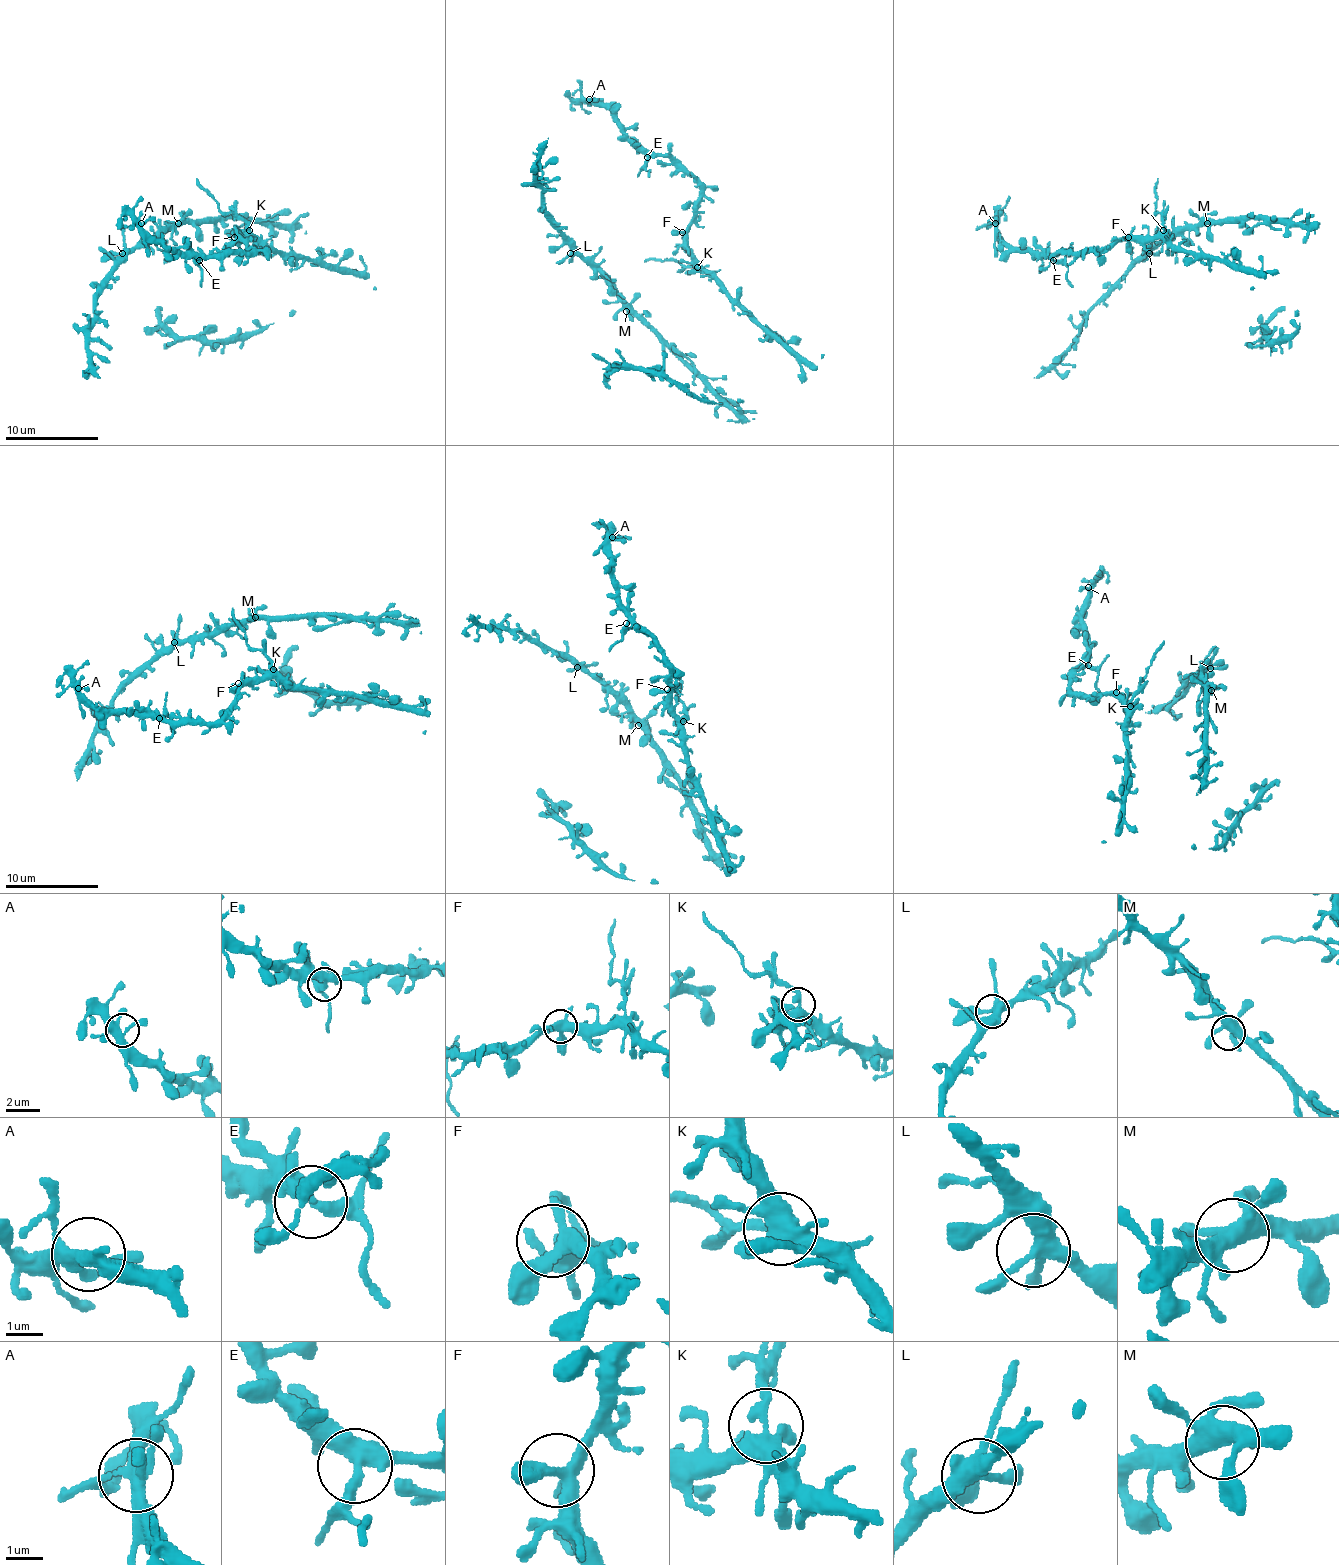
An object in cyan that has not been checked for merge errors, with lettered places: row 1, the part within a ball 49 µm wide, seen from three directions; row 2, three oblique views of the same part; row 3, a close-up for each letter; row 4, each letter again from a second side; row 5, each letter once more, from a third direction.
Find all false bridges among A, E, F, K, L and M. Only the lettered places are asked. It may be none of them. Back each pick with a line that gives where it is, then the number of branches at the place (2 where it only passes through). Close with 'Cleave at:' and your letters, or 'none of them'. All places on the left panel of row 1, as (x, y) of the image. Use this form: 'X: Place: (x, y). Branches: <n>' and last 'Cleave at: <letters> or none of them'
E: Place: (199, 260). Branches: 4
K: Place: (249, 230). Branches: 5
Cleave at: E, K

